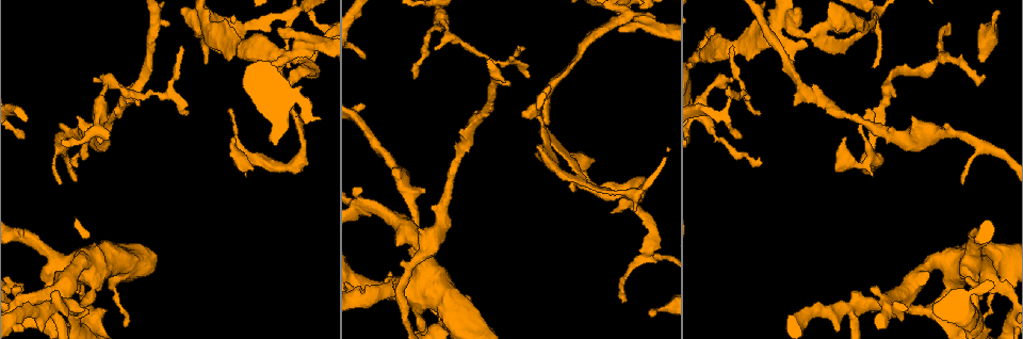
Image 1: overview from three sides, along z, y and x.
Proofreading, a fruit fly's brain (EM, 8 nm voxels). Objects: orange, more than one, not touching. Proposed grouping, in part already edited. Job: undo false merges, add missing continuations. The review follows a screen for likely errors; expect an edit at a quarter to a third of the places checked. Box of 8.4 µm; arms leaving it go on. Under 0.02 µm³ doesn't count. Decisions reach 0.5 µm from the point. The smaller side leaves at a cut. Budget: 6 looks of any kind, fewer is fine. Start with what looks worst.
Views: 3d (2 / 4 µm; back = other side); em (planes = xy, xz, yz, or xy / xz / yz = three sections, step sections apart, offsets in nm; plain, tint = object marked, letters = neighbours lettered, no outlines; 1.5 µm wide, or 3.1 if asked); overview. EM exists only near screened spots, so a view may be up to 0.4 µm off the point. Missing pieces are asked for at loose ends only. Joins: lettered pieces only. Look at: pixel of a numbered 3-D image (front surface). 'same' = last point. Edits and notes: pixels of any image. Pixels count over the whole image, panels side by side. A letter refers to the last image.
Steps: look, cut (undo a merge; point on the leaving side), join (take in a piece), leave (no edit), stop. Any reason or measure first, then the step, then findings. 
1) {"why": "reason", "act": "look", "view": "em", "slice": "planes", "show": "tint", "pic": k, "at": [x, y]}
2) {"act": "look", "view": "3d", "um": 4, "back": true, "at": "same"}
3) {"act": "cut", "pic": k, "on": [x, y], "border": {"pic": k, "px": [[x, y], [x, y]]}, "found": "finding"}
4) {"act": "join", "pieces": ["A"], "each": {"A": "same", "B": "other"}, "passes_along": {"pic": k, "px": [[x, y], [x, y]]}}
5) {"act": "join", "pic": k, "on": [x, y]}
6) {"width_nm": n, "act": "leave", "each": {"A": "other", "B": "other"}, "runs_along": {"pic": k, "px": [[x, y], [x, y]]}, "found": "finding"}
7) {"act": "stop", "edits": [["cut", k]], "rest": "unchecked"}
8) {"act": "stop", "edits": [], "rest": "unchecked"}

{"why": "thin end", "act": "look", "view": "3d", "um": 2, "pic": 1, "at": [757, 111]}

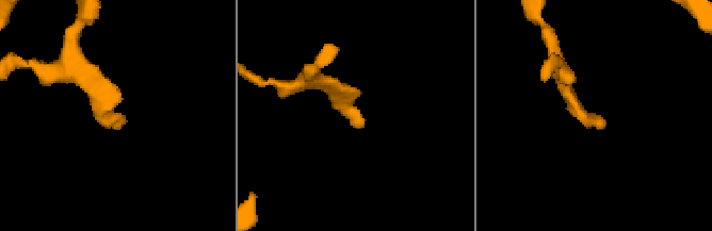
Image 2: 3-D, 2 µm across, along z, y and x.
{"why": "shape alone is not enough", "act": "look", "view": "em", "slice": "planes", "show": "tint", "pic": 2, "at": [125, 121]}

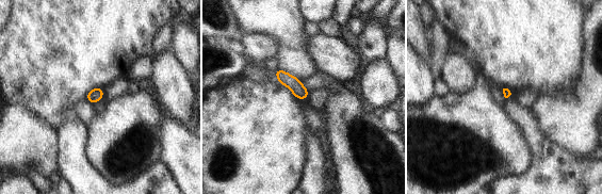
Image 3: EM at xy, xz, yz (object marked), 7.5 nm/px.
{"why": "see the neighbours", "act": "look", "view": "em", "slice": "planes", "show": "letters", "at": "same"}

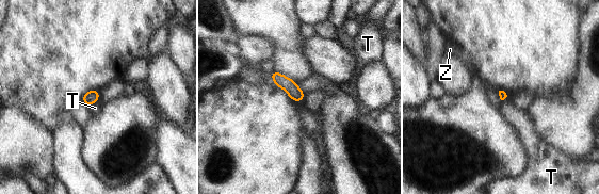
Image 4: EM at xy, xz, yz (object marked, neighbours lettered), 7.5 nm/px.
{"act": "leave", "each": {"T": "other", "Z": "other"}, "found": "none of them fits"}

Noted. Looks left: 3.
{"why": "thin end", "act": "look", "view": "em", "slice": "planes", "show": "letters", "pic": 1, "at": [415, 79]}

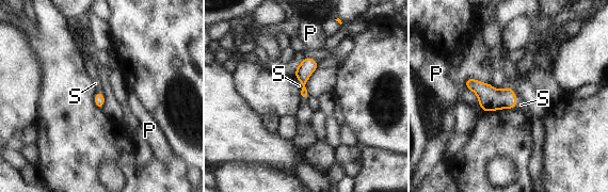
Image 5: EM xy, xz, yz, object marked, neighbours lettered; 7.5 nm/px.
{"act": "join", "pieces": ["S"], "each": {"P": "other", "S": "same"}, "passes_along": {"pic": 5, "px": [[490, 99], [513, 93], [521, 105]]}, "found": "the neuron continues"}

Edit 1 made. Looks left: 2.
{"act": "stop", "edits": [["join", 5]], "rest": "unchecked"}

